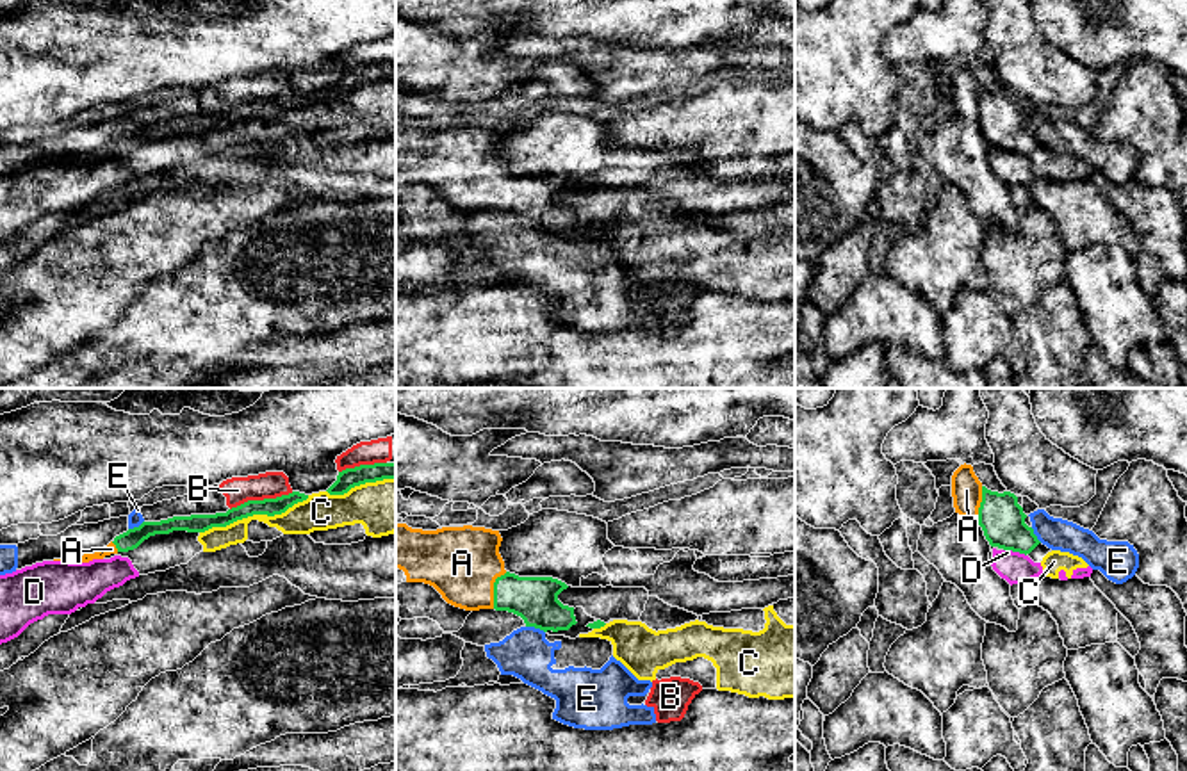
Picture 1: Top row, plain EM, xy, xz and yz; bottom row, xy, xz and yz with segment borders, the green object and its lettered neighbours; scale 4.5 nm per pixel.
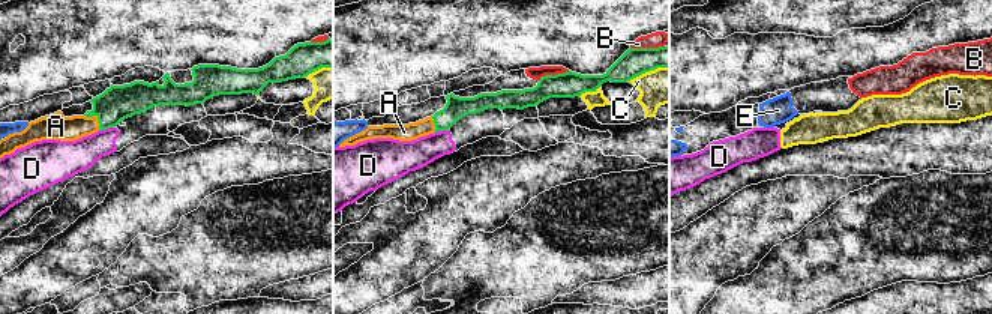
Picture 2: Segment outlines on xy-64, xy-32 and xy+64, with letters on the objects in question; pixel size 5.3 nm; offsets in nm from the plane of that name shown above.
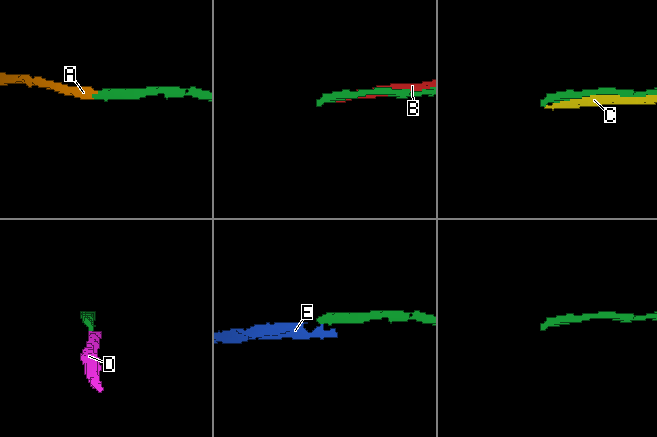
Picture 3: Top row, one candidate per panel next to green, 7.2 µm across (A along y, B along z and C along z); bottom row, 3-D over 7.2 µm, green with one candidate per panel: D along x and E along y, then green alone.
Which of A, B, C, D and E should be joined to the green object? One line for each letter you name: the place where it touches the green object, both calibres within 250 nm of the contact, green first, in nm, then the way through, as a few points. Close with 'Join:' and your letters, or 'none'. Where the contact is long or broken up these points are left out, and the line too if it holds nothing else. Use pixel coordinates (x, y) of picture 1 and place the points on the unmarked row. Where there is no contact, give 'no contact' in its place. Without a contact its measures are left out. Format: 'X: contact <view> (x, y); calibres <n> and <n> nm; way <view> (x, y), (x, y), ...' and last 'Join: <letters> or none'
A: contact xz (494, 189); calibres 200 and 340 nm; way xz (535, 200), (494, 189), (482, 184), (462, 164)
Join: A

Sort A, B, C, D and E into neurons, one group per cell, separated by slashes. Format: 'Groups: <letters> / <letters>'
Groups: A / B E / C D

